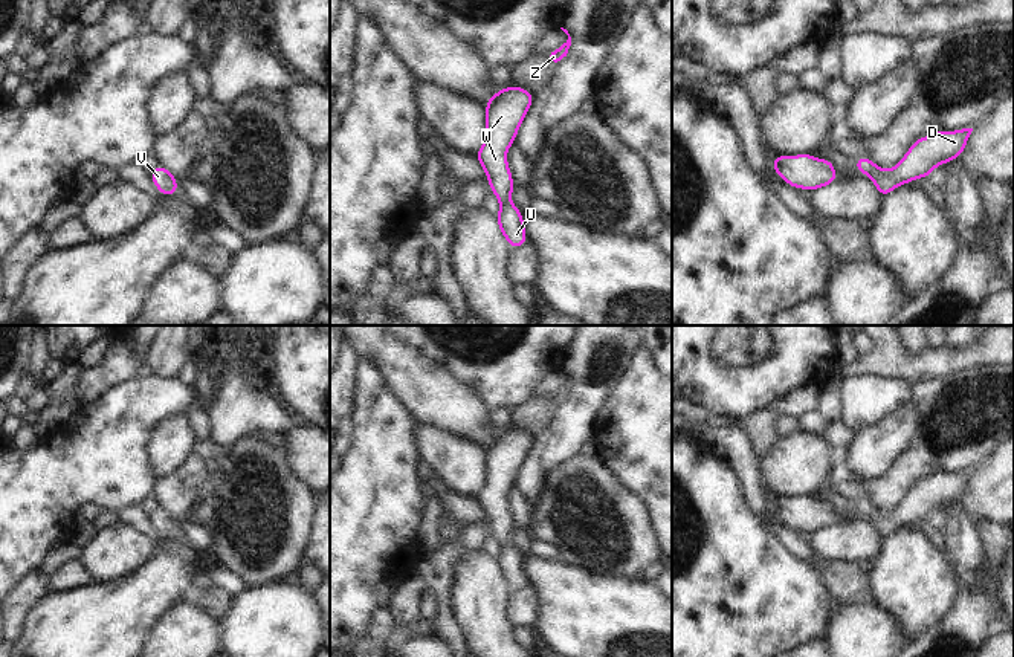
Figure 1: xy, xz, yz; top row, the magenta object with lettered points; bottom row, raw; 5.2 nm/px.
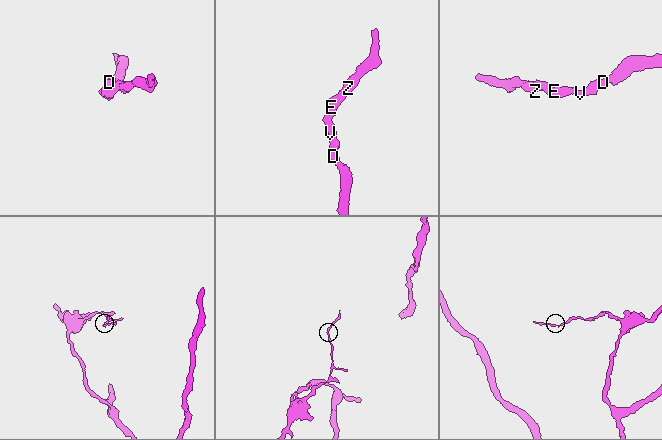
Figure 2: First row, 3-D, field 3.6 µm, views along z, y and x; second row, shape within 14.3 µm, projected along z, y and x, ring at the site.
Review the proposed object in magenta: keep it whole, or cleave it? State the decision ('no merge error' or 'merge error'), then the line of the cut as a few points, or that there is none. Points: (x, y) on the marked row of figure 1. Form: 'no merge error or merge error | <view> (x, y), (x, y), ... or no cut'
no merge error | no cut

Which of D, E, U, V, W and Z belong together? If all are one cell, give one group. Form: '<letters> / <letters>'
D E U V W Z

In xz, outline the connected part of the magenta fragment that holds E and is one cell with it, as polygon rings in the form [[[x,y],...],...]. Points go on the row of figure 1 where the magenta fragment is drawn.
[[[513,86],[495,92],[484,105],[487,112],[486,139],[475,154],[487,174],[490,189],[501,202],[496,222],[512,249],[525,244],[528,237],[524,229],[522,212],[510,202],[515,183],[505,151],[515,144],[518,128],[530,110],[533,96],[534,93]]]

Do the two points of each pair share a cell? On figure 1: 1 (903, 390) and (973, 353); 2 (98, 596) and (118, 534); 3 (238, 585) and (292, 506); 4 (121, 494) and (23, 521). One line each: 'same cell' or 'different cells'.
1: different cells
2: different cells
3: different cells
4: same cell

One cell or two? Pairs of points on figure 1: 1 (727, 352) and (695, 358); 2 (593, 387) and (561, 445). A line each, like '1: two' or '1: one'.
1: two
2: one

